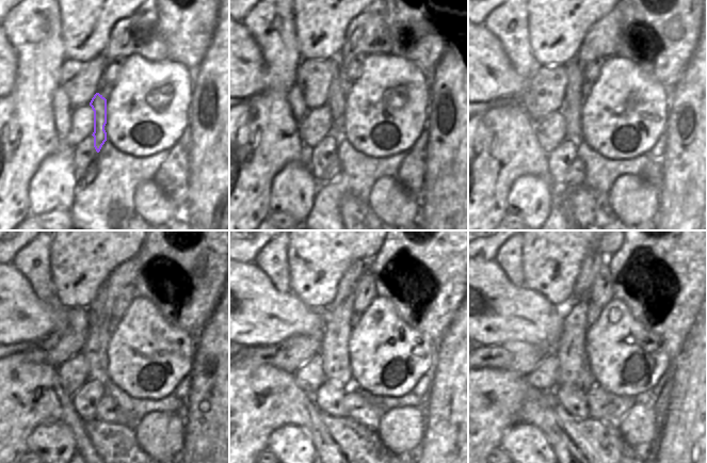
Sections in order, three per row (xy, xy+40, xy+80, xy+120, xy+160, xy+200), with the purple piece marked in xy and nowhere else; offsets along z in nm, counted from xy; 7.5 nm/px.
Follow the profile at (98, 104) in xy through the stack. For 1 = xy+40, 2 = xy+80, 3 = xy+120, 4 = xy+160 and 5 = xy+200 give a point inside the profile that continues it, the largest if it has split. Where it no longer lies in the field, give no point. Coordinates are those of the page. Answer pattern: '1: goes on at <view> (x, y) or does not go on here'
1: goes on at xy+40 (336, 102)
2: goes on at xy+80 (574, 99)
3: goes on at xy+120 (95, 314)
4: goes on at xy+160 (346, 287)
5: goes on at xy+200 (594, 258)

